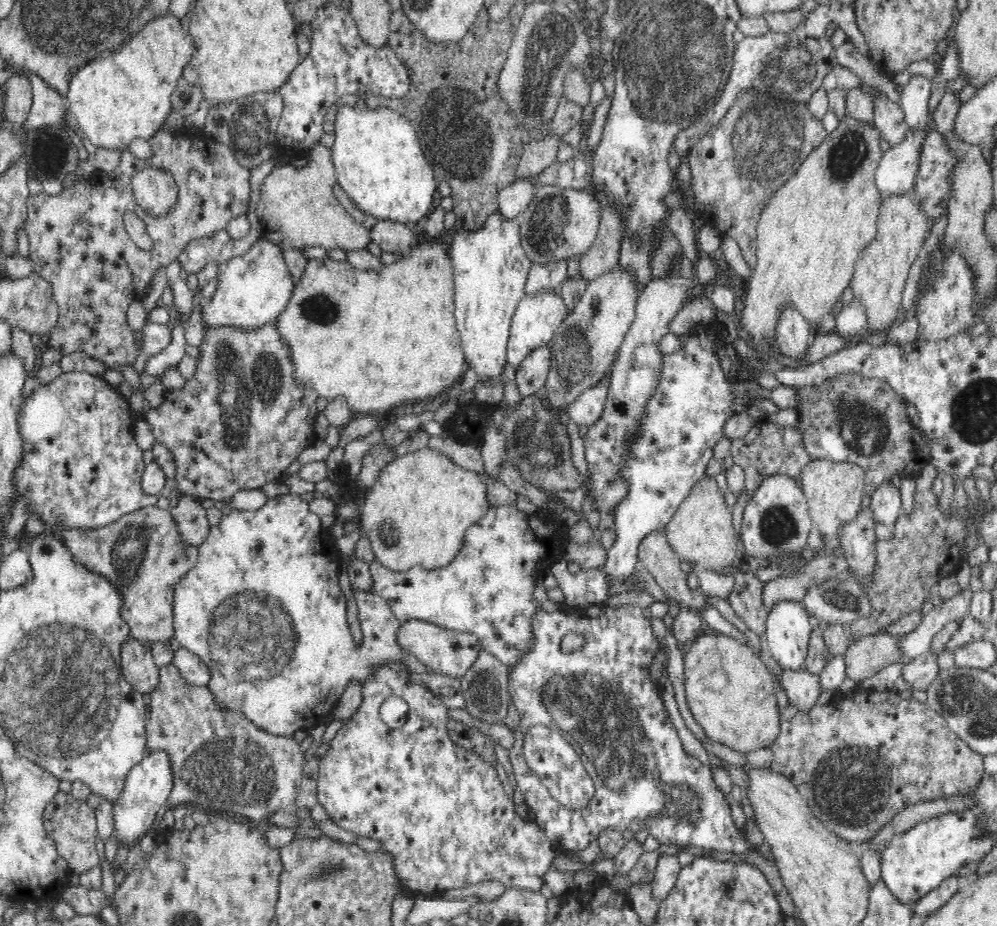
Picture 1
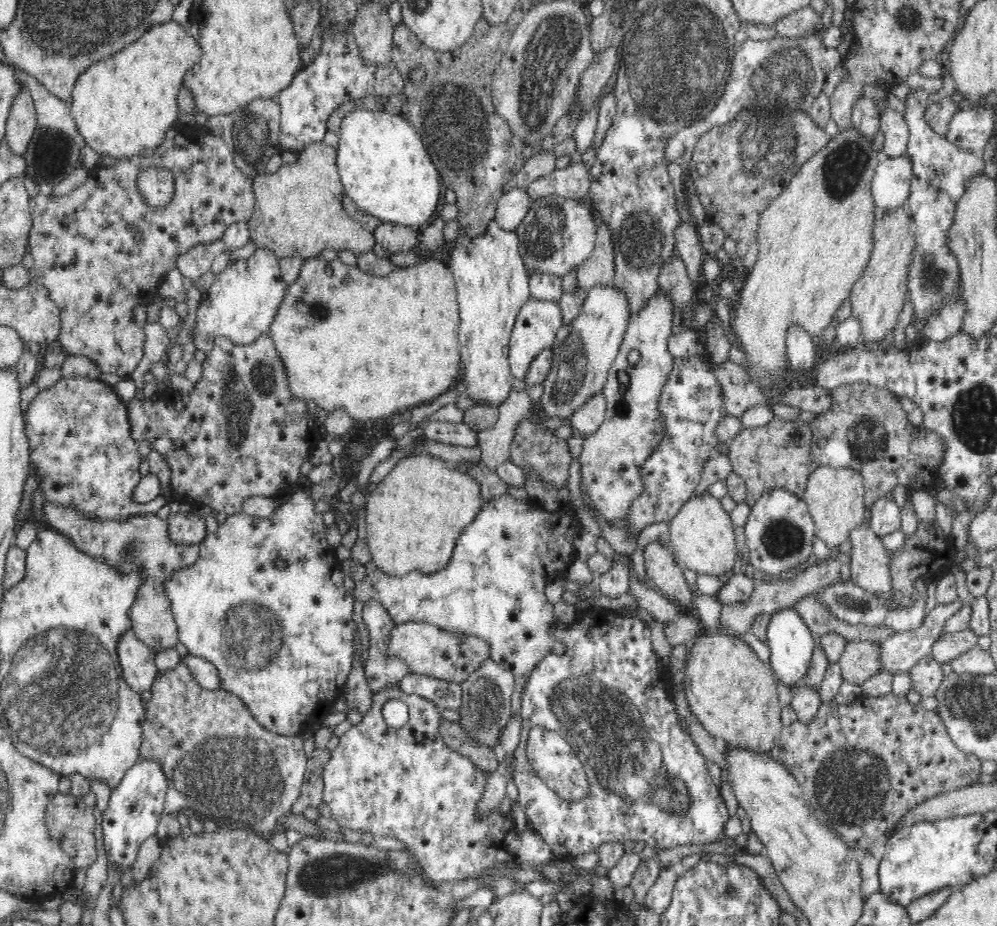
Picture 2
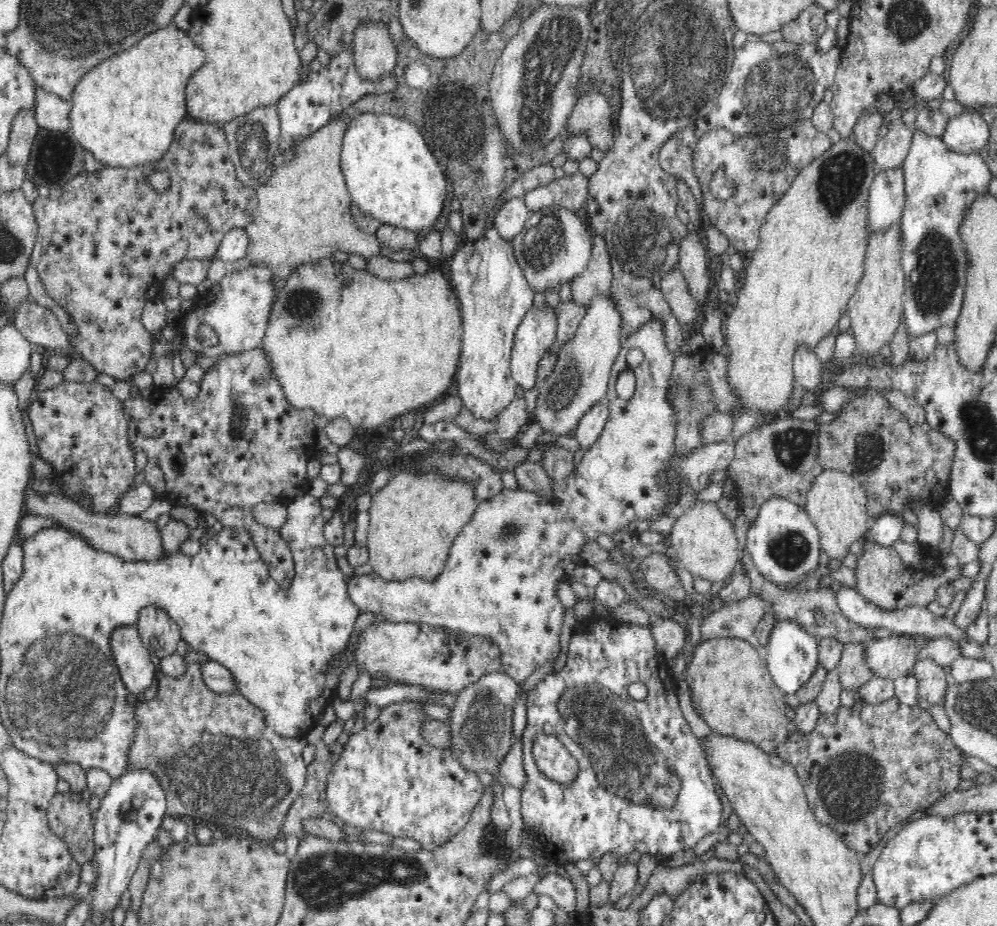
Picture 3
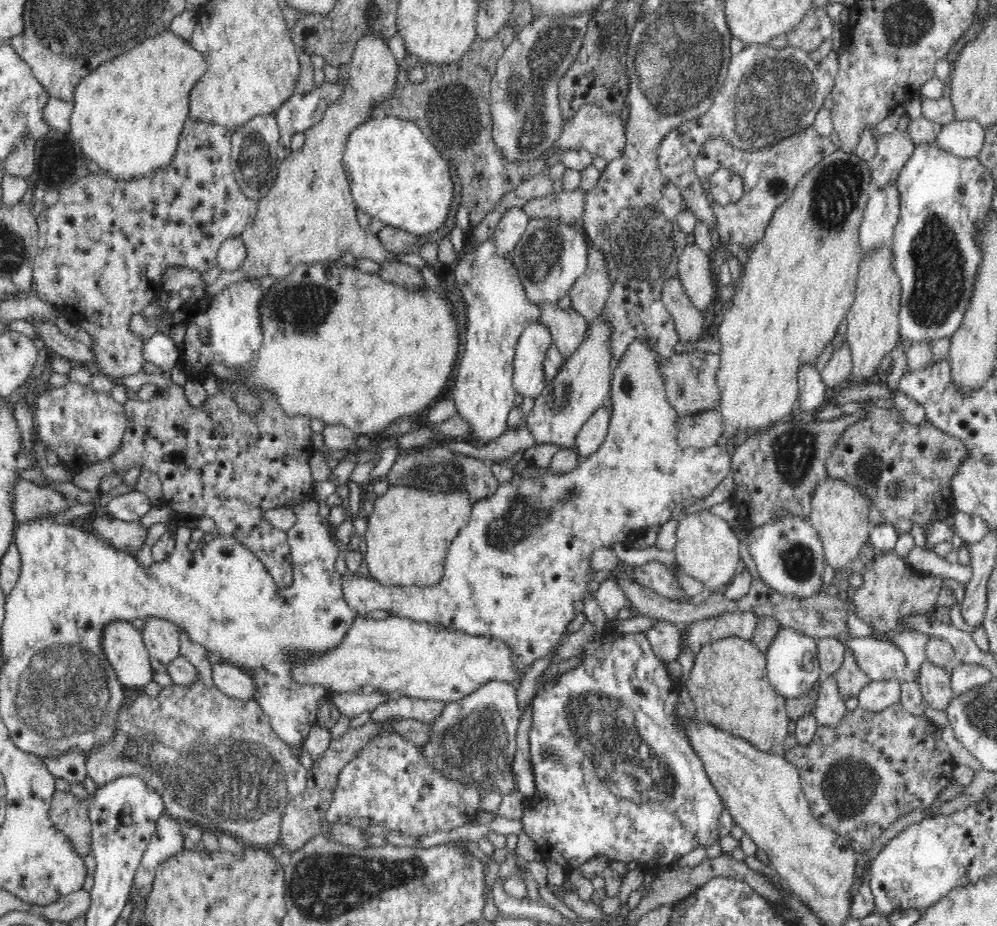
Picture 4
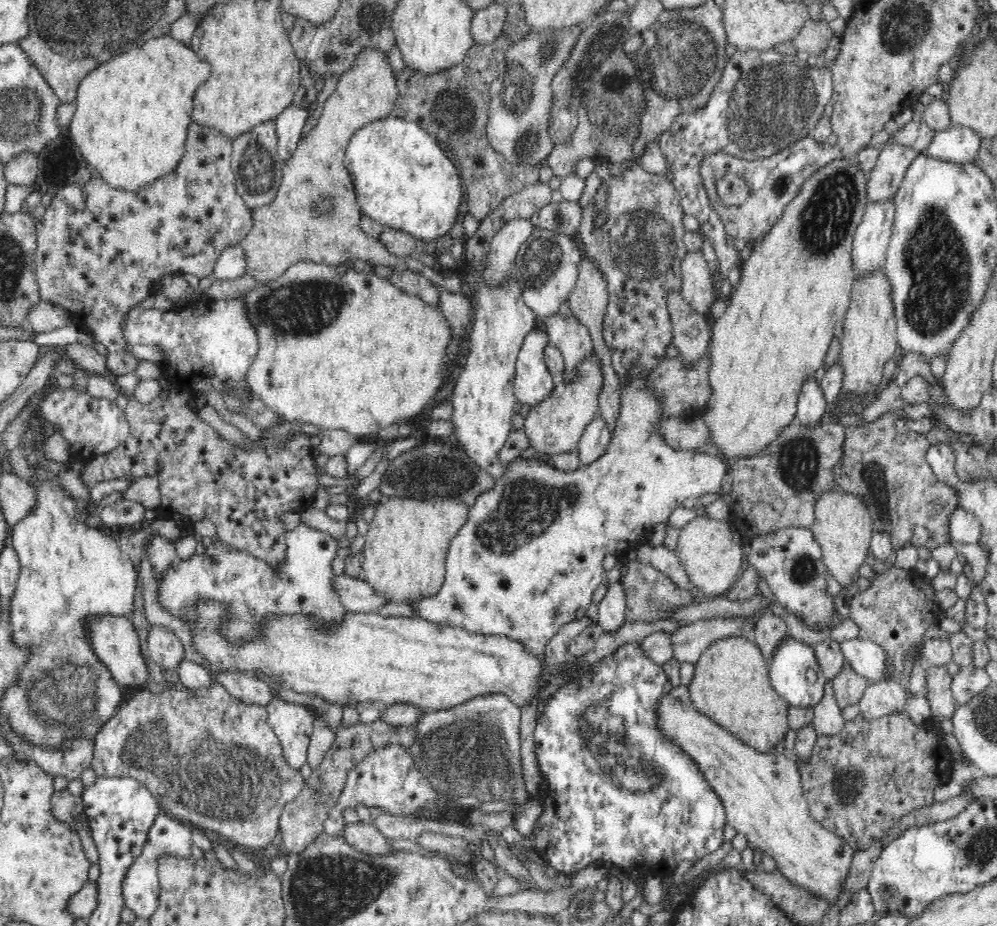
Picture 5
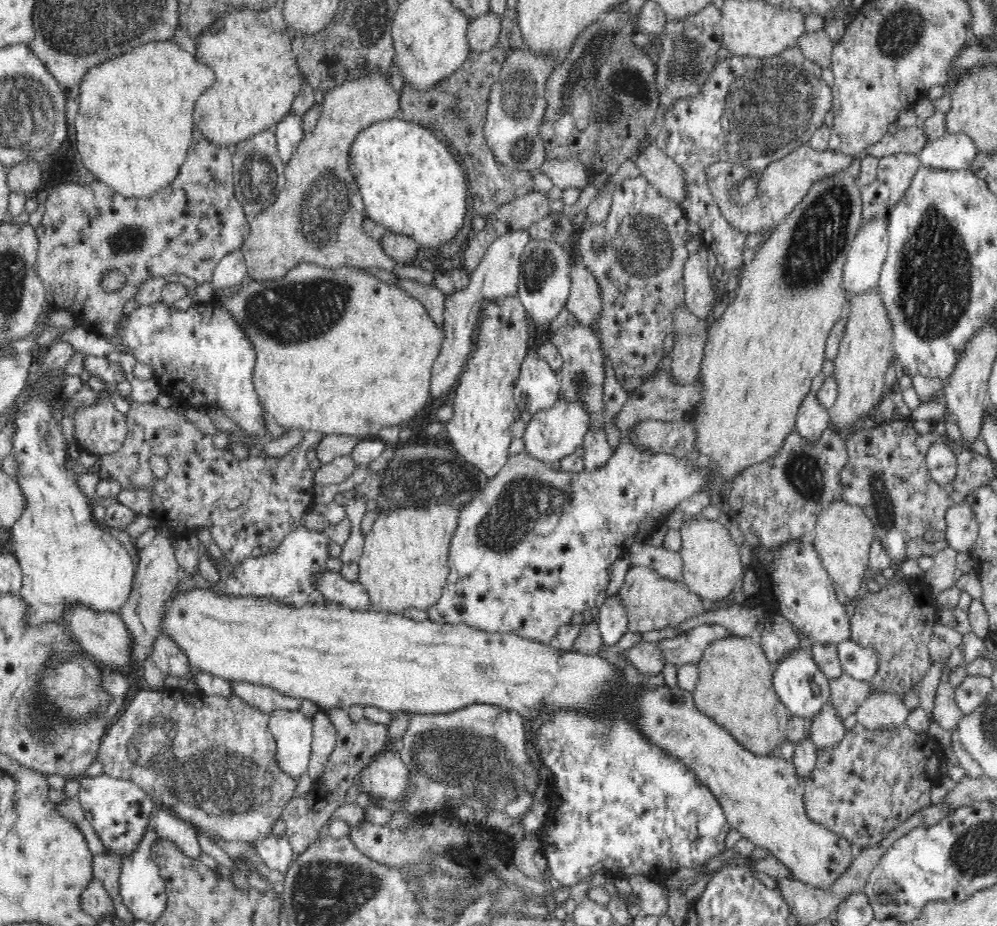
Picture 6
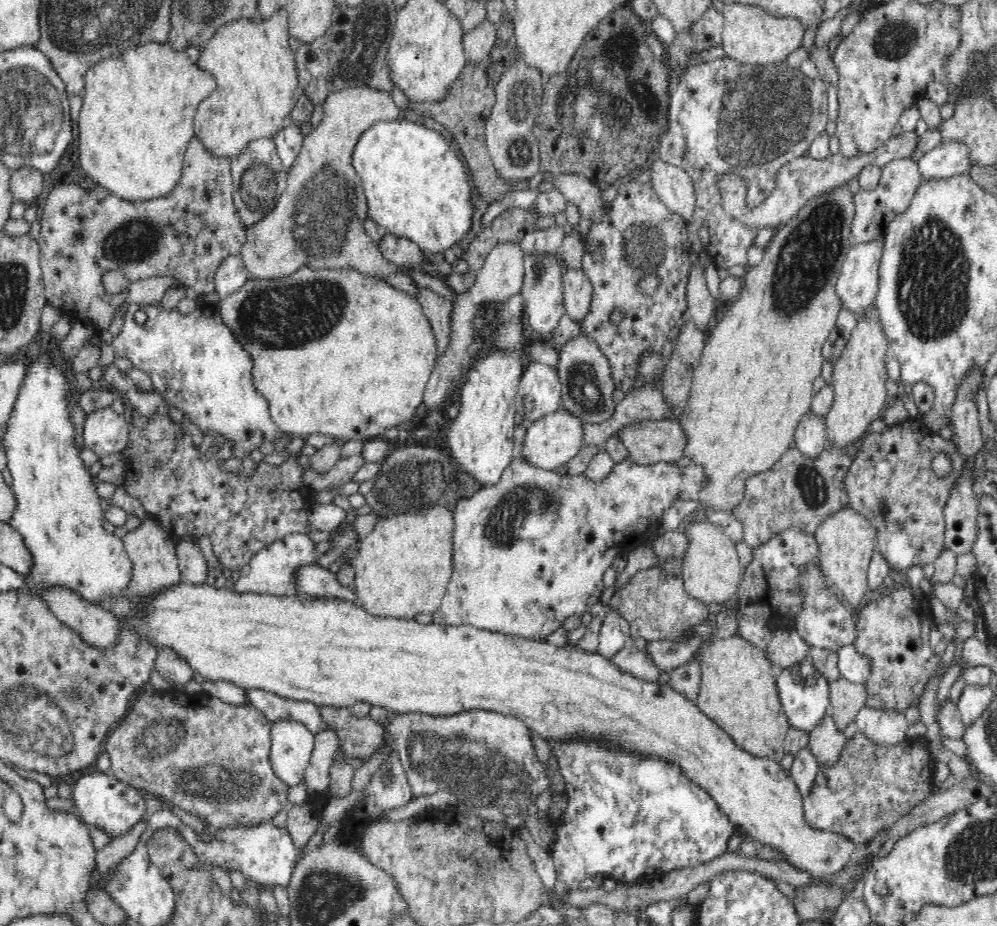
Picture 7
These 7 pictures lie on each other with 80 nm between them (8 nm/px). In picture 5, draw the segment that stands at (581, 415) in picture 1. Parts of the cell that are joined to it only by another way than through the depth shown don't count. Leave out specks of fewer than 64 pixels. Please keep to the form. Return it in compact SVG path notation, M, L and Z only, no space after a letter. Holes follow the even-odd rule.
M604 417L590 421L579 440L578 456L582 465L590 464L596 457L602 456L610 442L611 432Z

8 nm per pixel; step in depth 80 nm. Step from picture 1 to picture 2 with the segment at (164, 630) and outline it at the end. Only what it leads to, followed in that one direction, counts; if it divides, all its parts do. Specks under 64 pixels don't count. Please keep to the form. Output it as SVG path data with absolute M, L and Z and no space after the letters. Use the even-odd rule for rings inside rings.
M56 503L43 504L43 512L45 526L52 526L55 531L66 535L79 552L95 560L103 560L119 575L130 576L139 572L143 576L143 584L139 586L135 604L129 611L131 630L154 653L166 648L174 649L179 644L178 629L172 615L172 604L166 596L166 580L170 580L174 572L192 566L199 558L201 545L174 544L169 538L167 522L160 520L156 514L134 514L112 520L86 519L80 511L72 507L60 507Z

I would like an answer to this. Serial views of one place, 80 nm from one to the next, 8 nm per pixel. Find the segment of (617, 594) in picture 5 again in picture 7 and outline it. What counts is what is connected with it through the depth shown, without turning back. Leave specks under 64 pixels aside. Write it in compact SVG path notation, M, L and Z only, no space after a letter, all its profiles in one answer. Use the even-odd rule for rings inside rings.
M606 608L602 615L603 622L597 652L610 659L616 652L620 652L622 648L630 644L630 626L629 622L614 609Z

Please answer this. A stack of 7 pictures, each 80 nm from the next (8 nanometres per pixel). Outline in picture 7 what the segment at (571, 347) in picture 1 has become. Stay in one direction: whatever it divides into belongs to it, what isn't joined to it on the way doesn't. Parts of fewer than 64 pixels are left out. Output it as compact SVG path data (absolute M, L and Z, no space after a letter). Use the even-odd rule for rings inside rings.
M558 408L555 412L547 413L532 422L527 428L523 444L517 452L525 457L525 460L536 464L538 468L556 471L564 467L570 458L574 458L583 445L584 421L576 413L572 413L568 408Z

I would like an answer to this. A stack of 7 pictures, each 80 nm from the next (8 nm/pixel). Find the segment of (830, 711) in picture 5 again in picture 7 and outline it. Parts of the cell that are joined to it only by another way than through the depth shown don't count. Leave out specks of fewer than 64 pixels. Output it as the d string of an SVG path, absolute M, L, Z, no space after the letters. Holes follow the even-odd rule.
M827 711L819 724L810 730L807 748L811 750L819 764L829 765L835 763L844 744L846 737L843 731L837 728L831 713Z

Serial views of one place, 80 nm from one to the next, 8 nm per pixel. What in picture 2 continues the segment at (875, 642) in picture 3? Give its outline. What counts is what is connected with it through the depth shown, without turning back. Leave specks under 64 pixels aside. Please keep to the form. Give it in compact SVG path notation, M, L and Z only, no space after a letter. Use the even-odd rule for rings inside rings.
M958 598L952 604L940 604L927 612L923 626L894 633L881 641L879 661L882 669L897 673L910 671L922 658L931 654L932 645L942 635L946 622L964 606Z

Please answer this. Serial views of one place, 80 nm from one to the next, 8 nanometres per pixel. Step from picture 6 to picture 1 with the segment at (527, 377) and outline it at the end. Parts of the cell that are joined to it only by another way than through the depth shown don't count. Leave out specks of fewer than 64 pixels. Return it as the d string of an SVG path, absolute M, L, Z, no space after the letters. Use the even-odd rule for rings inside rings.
M542 290L542 292L536 292L535 295L524 295L516 306L511 320L506 352L508 364L516 371L520 362L530 354L530 351L548 346L556 329L566 316L568 316L567 308L560 291Z

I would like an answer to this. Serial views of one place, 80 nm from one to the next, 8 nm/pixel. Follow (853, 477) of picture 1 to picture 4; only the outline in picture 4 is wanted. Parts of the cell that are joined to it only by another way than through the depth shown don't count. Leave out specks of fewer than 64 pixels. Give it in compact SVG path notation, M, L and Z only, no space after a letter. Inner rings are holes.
M828 476L820 480L814 488L810 500L809 522L818 533L824 546L824 559L836 570L850 569L852 561L860 556L860 549L869 543L872 525L869 523L870 501L857 486L845 480Z

